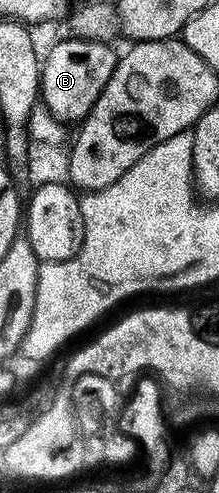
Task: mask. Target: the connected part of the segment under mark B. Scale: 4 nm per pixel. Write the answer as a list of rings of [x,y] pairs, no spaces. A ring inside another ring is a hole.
[[[61,39],[49,52],[44,52],[39,99],[54,118],[77,125],[89,114],[111,73],[115,73],[119,55],[109,47],[108,42],[99,40]]]

